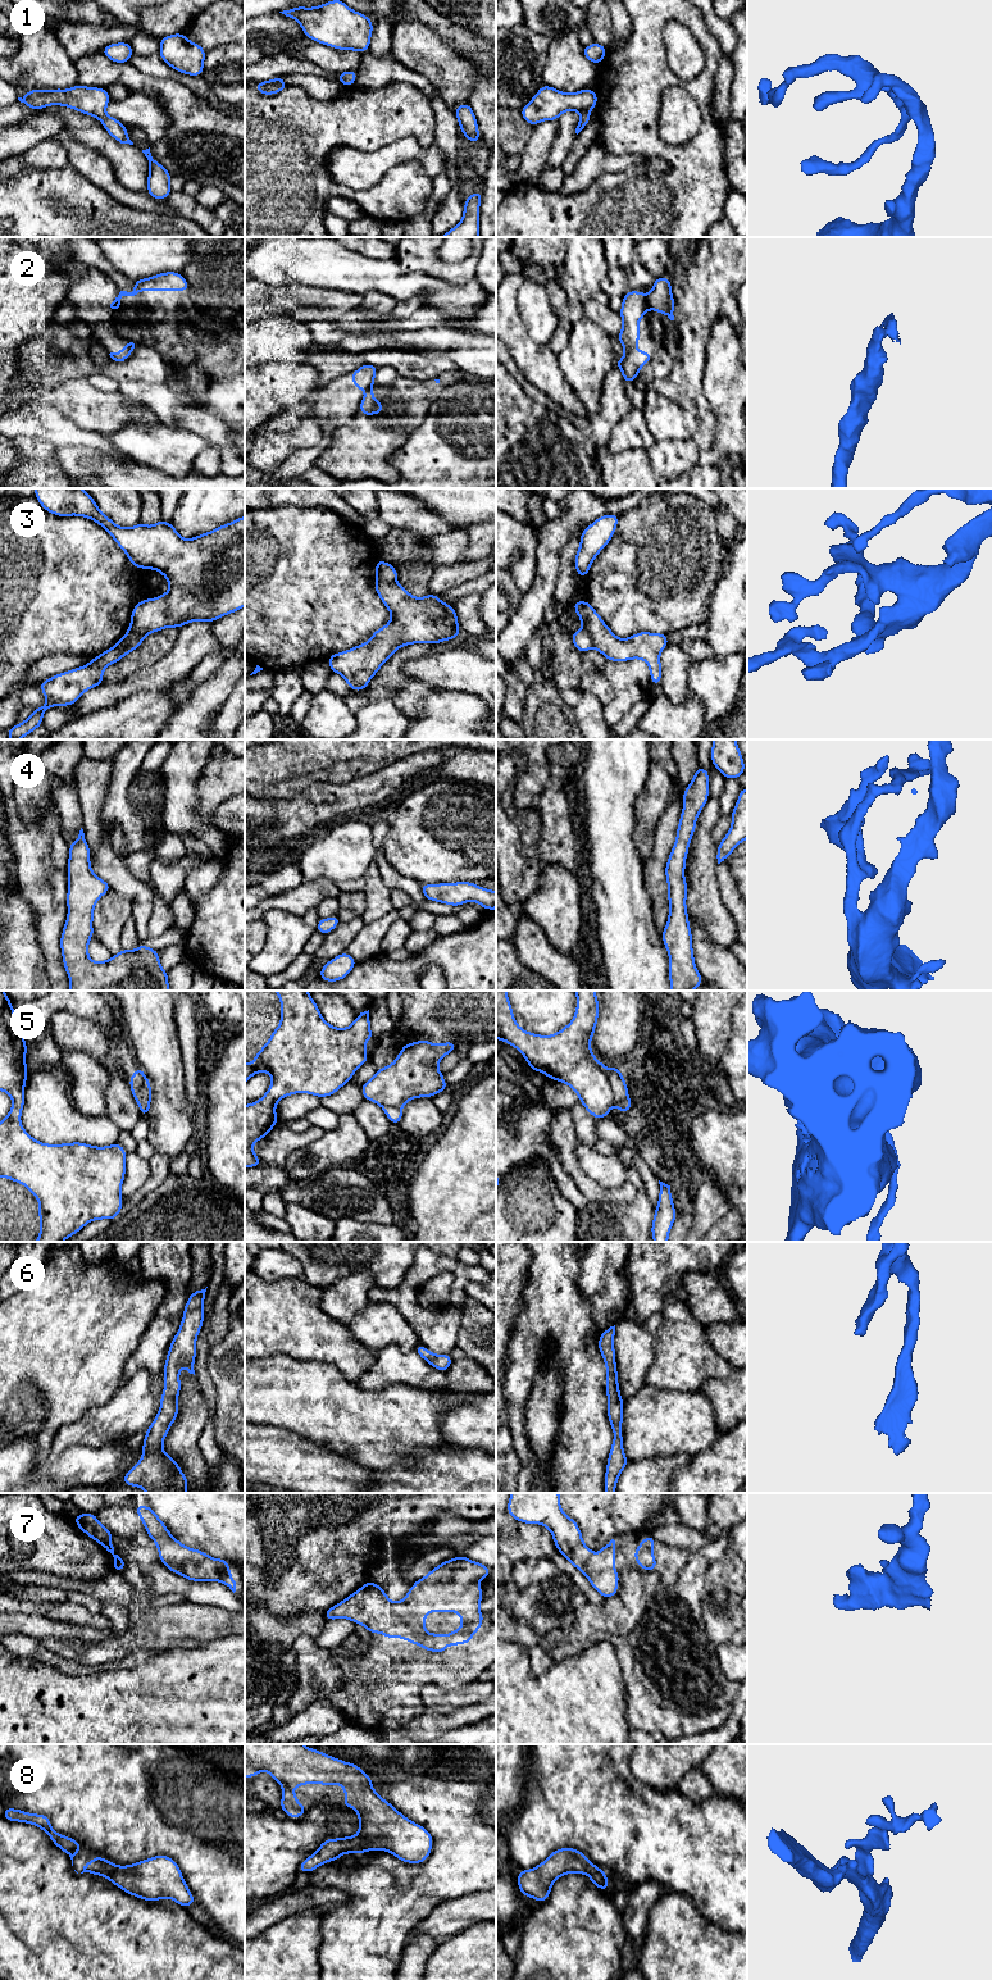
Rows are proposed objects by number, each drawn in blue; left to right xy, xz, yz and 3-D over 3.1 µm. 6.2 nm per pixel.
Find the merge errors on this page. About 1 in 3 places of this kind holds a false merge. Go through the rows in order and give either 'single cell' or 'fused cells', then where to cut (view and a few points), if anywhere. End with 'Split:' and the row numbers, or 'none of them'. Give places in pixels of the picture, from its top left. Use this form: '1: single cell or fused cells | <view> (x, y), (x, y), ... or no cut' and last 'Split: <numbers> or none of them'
1: single cell | no cut
2: fused cells | yz (647, 296), (650, 308)
3: fused cells | xy (144, 637), (132, 640), (122, 650), (118, 659)
4: single cell | no cut
5: fused cells | yz (606, 1073), (615, 1102)
6: single cell | no cut
7: single cell | no cut
8: single cell | no cut
Split: 2, 3, 5

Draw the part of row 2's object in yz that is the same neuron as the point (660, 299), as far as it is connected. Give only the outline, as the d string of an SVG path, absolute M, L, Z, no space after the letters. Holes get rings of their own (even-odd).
M655 278L654 286L649 295L650 309L656 310L659 314L665 314L670 320L674 320L675 301L672 296L672 285L669 278Z

